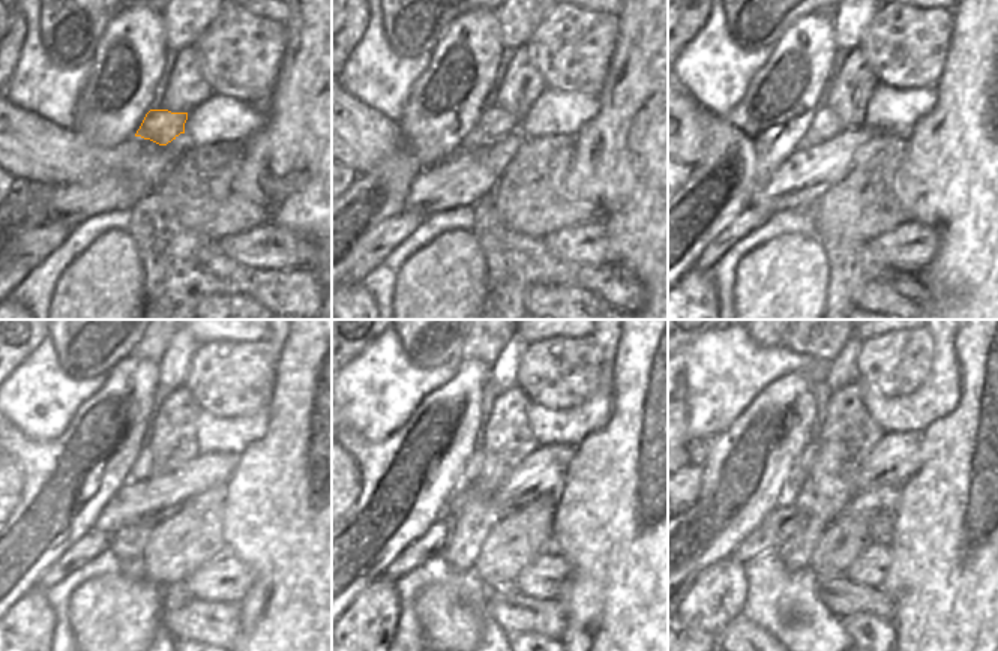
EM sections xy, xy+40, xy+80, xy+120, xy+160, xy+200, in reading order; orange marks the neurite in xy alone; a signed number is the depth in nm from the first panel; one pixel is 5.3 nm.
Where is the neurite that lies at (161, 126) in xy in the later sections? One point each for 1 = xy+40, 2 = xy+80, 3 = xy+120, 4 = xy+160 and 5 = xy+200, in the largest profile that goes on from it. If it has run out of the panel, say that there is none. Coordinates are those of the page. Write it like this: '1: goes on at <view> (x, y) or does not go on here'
1: goes on at xy+40 (494, 122)
2: goes on at xy+80 (826, 125)
3: goes on at xy+120 (143, 468)
4: goes on at xy+160 (473, 467)
5: goes on at xy+200 (808, 456)

